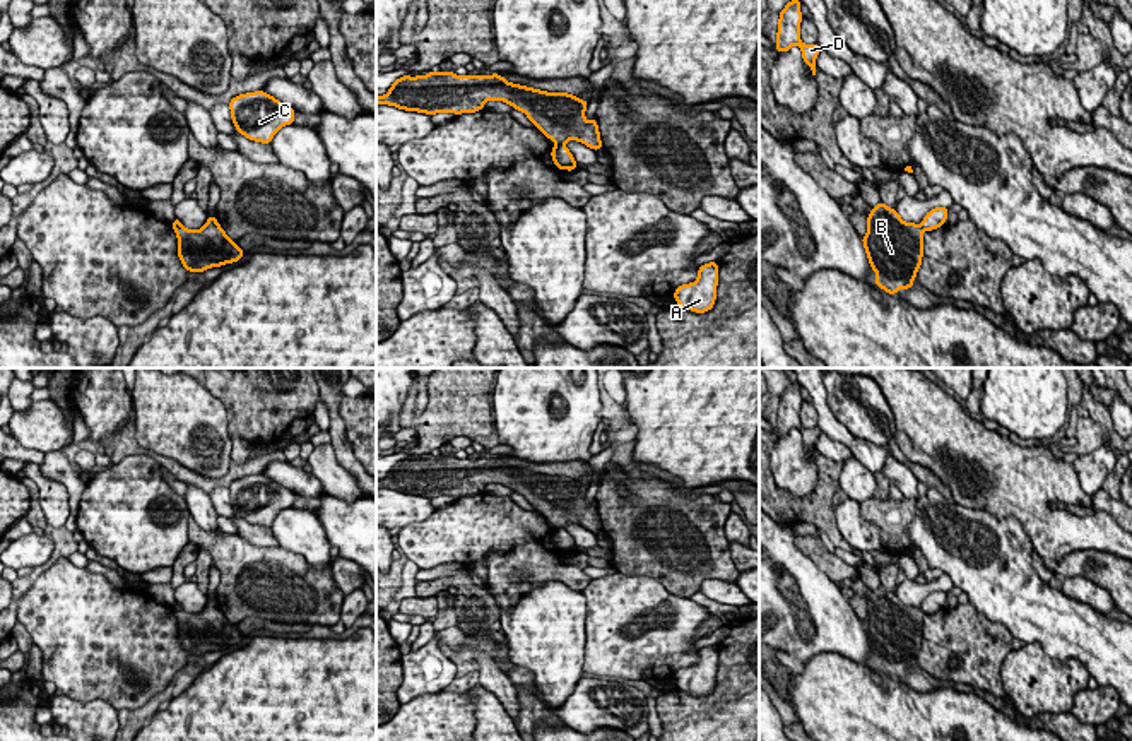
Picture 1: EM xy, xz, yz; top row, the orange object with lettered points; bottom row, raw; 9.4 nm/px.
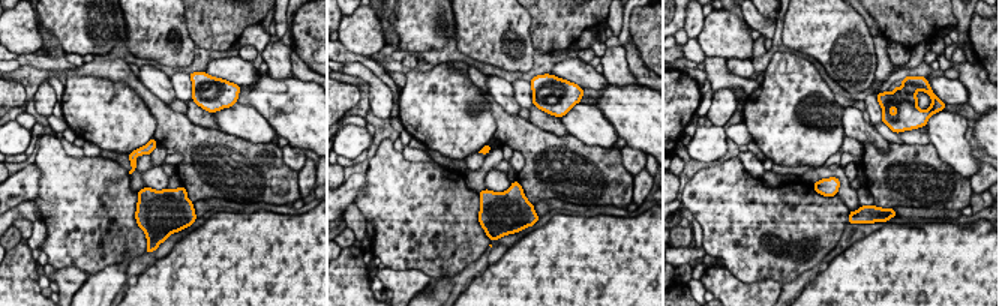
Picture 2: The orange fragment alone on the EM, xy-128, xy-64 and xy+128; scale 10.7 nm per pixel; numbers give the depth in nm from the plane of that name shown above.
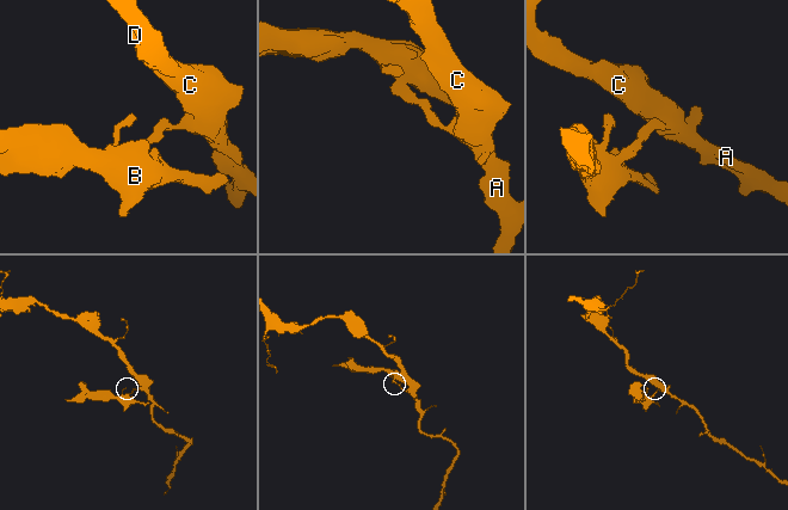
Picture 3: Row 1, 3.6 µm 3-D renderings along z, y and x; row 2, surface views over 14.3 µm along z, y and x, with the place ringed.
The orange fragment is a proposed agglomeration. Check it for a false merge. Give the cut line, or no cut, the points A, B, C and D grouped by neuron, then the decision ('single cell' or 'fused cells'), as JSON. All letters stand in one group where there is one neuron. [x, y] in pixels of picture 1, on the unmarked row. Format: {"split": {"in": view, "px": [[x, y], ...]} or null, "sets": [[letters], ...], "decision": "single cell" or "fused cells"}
{"split": {"in": "xz", "px": [[556, 527], [563, 529]]}, "sets": [["A", "C", "D"], ["B"]], "decision": "fused cells"}

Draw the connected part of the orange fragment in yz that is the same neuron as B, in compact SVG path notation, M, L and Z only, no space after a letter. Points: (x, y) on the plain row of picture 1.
M884 585L870 592L862 626L877 671L893 679L901 671L913 671L923 640L923 614Z

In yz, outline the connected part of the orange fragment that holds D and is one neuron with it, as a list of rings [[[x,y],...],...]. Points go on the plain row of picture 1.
[[[790,383],[785,392],[778,397],[778,416],[776,416],[776,428],[775,431],[781,436],[787,436],[793,428],[797,428],[802,435],[804,445],[811,450],[812,459],[816,459],[816,442],[821,435],[821,430],[816,428],[804,428],[800,424],[800,406],[802,406],[802,395],[800,395],[800,383]]]

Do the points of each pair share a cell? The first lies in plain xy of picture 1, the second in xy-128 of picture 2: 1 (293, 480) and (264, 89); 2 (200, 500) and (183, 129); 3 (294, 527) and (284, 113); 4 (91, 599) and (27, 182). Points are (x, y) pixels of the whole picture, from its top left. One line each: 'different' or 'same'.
1: different
2: different
3: different
4: different

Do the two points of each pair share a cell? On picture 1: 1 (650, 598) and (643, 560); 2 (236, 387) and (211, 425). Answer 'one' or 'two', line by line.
1: two
2: two

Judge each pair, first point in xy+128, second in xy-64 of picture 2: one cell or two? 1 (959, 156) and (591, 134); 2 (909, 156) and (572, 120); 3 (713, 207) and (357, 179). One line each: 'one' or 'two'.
1: one
2: two
3: two

